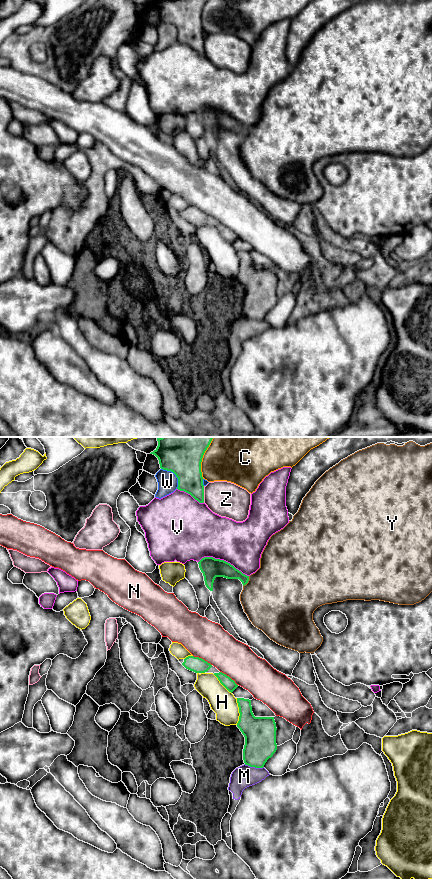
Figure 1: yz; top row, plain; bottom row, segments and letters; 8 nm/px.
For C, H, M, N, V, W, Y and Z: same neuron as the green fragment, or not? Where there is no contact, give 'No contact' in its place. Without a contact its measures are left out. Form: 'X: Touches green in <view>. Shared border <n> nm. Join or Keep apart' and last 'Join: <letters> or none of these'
C: Touches green in yz. Shared border 260 nm. Keep apart
H: Touches green in yz. Shared border 220 nm. Keep apart
M: Touches green in yz. Shared border 160 nm. Keep apart
N: Touches green in yz. Shared border 170 nm. Keep apart
V: Touches green in yz. Shared border 420 nm. Keep apart
W: Touches green in yz. Shared border 220 nm. Keep apart
Y: Touches green in yz. Shared border 100 nm. Keep apart
Z: Touches green in yz. Shared border 140 nm. Keep apart
Join: none of these

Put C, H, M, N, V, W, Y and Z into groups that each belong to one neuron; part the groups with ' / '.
C / H / M W / N / V / Y / Z

